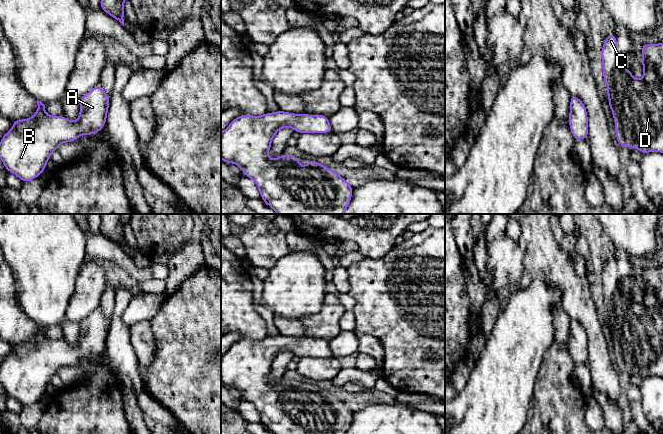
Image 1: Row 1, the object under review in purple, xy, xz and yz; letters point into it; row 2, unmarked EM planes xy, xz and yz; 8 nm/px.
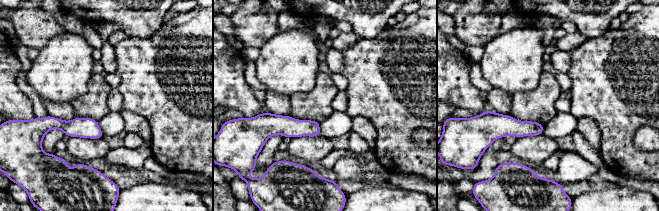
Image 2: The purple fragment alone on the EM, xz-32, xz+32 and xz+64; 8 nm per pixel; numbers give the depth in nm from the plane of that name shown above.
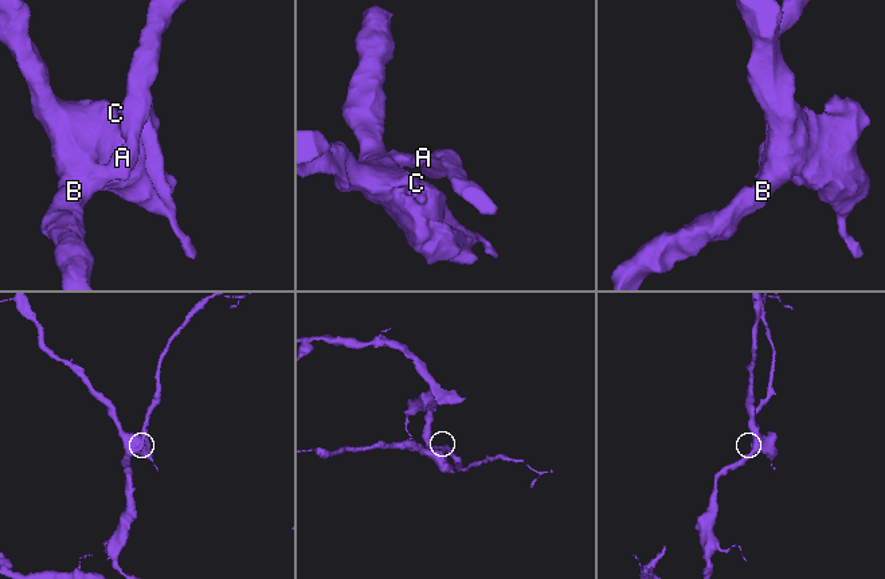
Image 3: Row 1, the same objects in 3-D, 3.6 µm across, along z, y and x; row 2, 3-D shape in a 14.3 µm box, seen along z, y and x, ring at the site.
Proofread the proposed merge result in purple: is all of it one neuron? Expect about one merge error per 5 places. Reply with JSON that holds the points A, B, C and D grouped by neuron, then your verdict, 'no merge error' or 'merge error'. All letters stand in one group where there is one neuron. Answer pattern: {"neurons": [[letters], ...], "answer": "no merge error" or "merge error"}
{"neurons": [["A", "B", "C", "D"]], "answer": "no merge error"}

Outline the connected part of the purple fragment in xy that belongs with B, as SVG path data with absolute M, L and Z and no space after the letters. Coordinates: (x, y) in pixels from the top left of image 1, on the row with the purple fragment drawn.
M99 83L80 98L80 112L76 122L64 116L48 115L41 101L37 100L37 105L37 111L31 118L11 120L13 128L4 133L0 141L0 158L6 170L18 176L22 183L40 177L47 168L51 154L57 151L61 143L74 142L81 135L97 134L106 124L110 97Z

